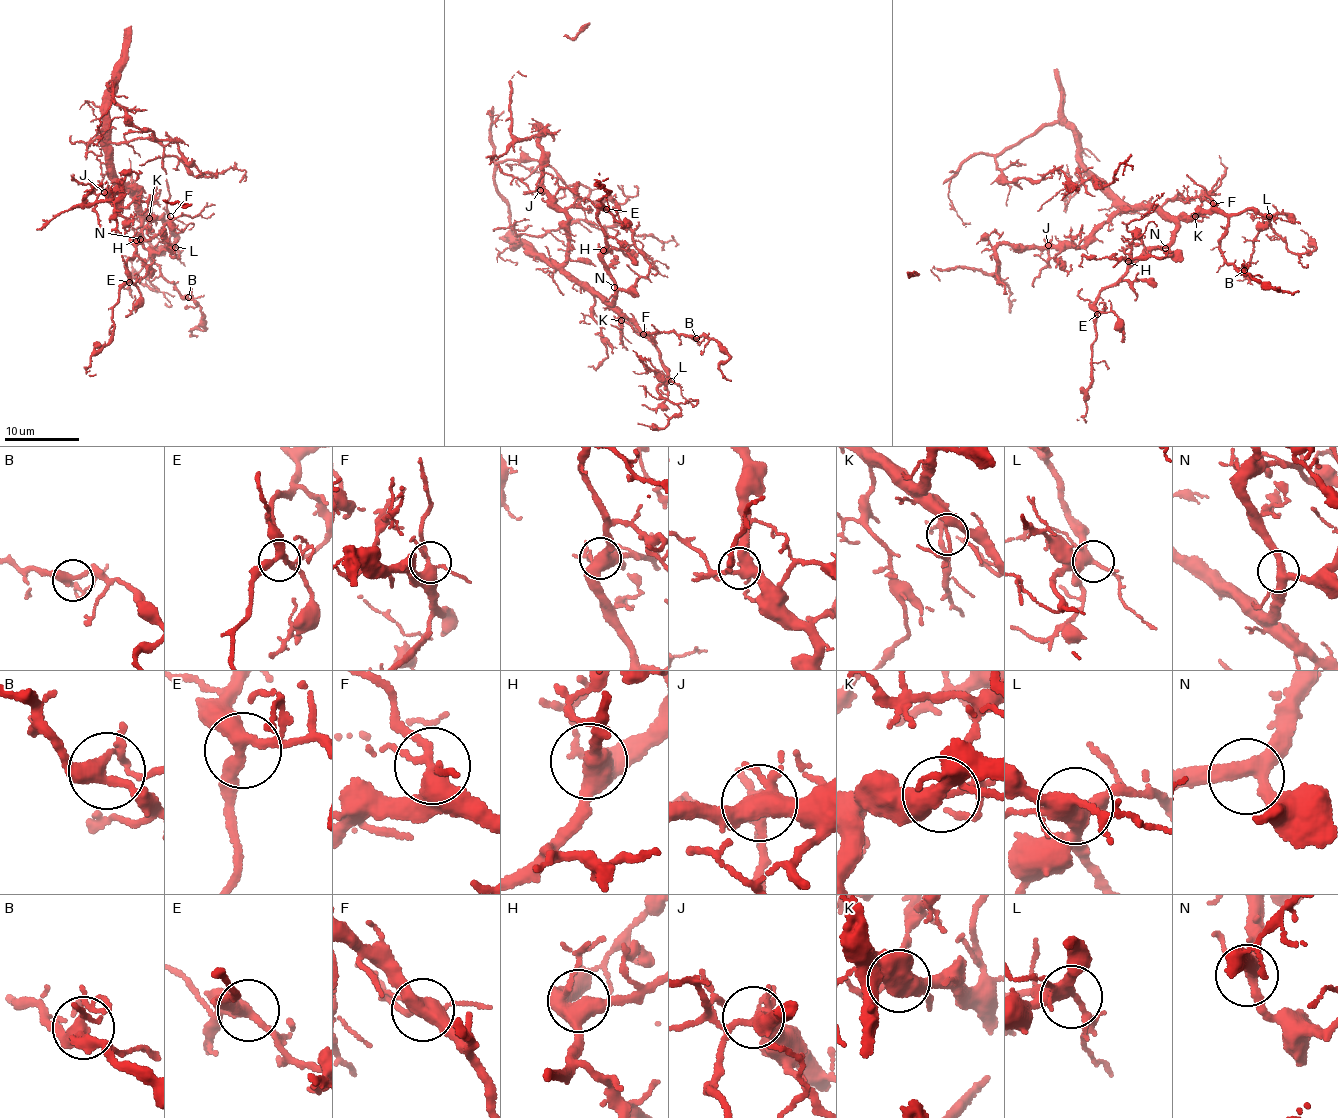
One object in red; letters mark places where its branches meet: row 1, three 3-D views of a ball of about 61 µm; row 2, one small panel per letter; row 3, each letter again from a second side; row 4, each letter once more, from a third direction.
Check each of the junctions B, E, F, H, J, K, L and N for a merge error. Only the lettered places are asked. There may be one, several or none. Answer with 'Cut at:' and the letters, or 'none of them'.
Cut at: none of them

